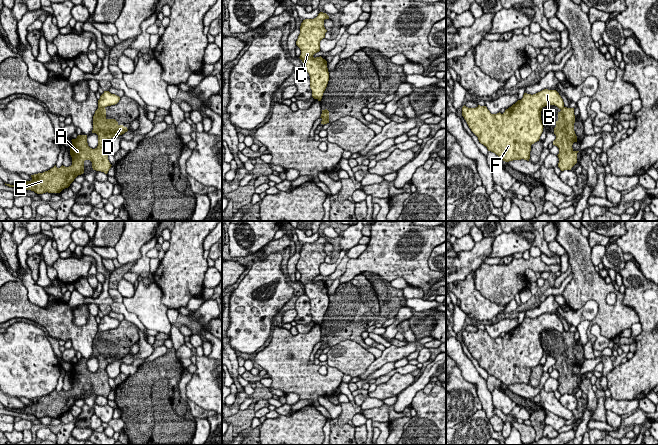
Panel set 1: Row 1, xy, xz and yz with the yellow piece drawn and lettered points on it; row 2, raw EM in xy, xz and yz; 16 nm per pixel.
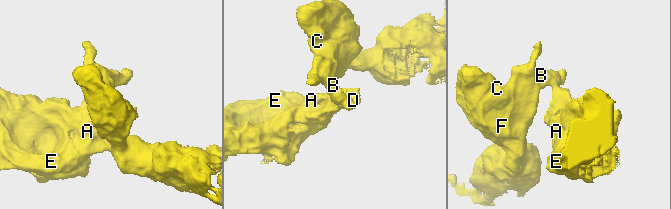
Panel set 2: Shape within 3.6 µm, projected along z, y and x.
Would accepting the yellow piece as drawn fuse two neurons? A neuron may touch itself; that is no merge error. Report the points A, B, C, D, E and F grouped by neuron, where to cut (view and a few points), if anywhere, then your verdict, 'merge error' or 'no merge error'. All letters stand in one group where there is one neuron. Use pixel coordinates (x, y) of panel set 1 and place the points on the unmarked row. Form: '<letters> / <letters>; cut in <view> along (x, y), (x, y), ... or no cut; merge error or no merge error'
A D E / B C F; cut in xy along (104, 330), (98, 332); merge error

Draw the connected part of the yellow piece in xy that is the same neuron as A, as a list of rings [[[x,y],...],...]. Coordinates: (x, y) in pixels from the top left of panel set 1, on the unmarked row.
[[[98,332],[95,335],[93,340],[93,354],[92,357],[96,357],[98,359],[98,370],[95,373],[92,373],[88,370],[87,367],[87,359],[78,359],[76,363],[72,363],[72,369],[70,371],[70,379],[72,381],[72,389],[69,391],[61,390],[57,392],[56,389],[48,395],[43,397],[38,397],[31,399],[32,404],[26,405],[22,409],[10,409],[6,408],[9,411],[15,411],[18,413],[25,413],[34,415],[37,418],[43,417],[60,417],[63,413],[68,412],[70,408],[74,405],[74,403],[84,397],[84,385],[90,384],[92,386],[92,392],[96,395],[108,397],[111,392],[111,388],[108,384],[108,379],[105,378],[106,375],[106,366],[116,360],[122,359],[127,356],[127,351],[123,349],[119,349],[115,343],[107,343],[106,342],[106,333]]]

